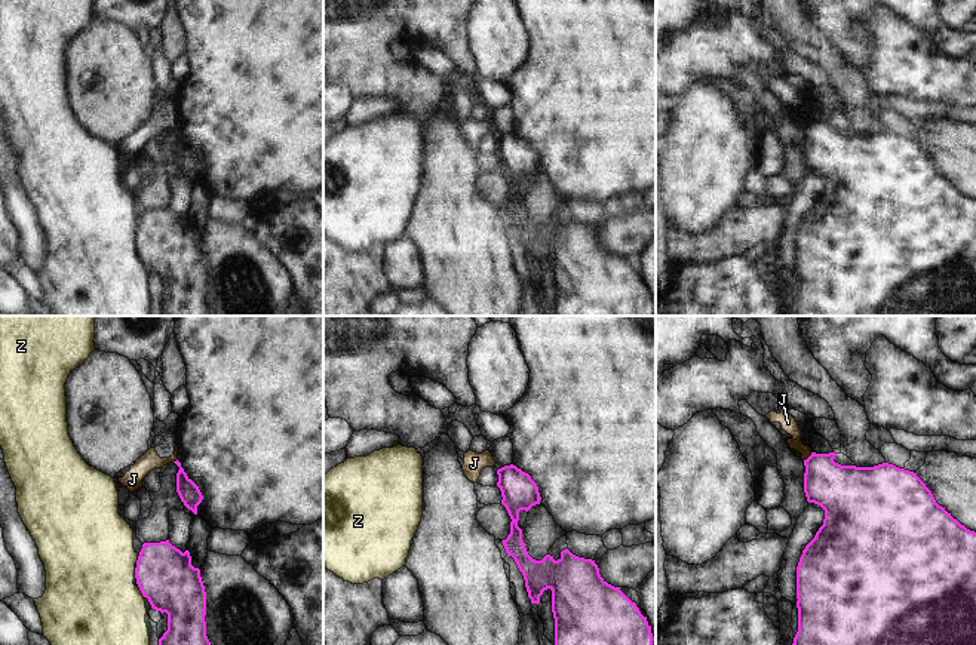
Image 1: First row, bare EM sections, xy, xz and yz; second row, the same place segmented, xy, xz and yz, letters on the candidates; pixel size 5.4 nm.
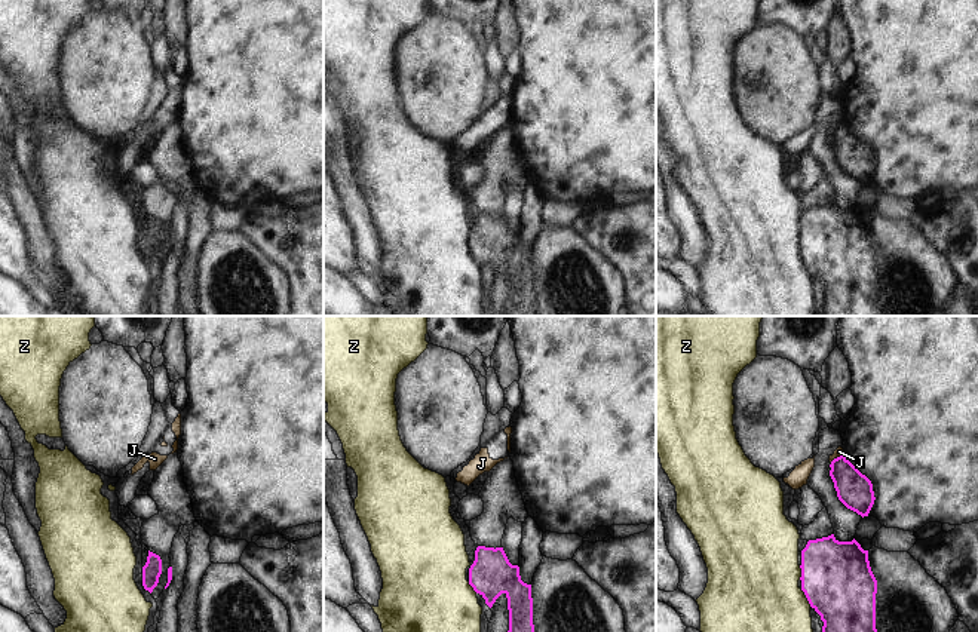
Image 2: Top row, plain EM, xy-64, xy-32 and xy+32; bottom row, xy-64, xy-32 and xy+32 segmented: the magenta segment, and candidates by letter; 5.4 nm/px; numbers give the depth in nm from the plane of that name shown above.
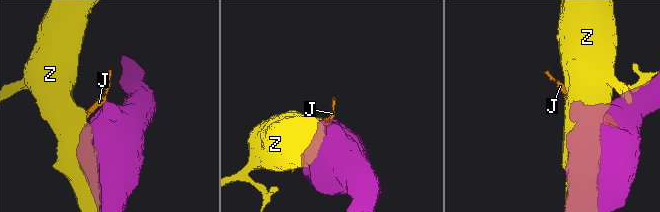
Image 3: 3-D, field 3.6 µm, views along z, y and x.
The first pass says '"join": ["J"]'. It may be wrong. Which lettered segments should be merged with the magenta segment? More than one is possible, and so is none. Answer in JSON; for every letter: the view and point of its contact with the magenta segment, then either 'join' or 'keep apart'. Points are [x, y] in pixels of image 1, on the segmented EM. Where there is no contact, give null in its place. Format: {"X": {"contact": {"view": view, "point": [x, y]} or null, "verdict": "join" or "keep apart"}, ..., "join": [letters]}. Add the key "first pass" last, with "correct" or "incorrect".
{"J": {"contact": {"view": "yz", "point": [809, 457]}, "verdict": "keep apart"}, "Z": {"contact": {"view": "xy", "point": [141, 592]}, "verdict": "keep apart"}, "join": [], "first pass": "incorrect"}

